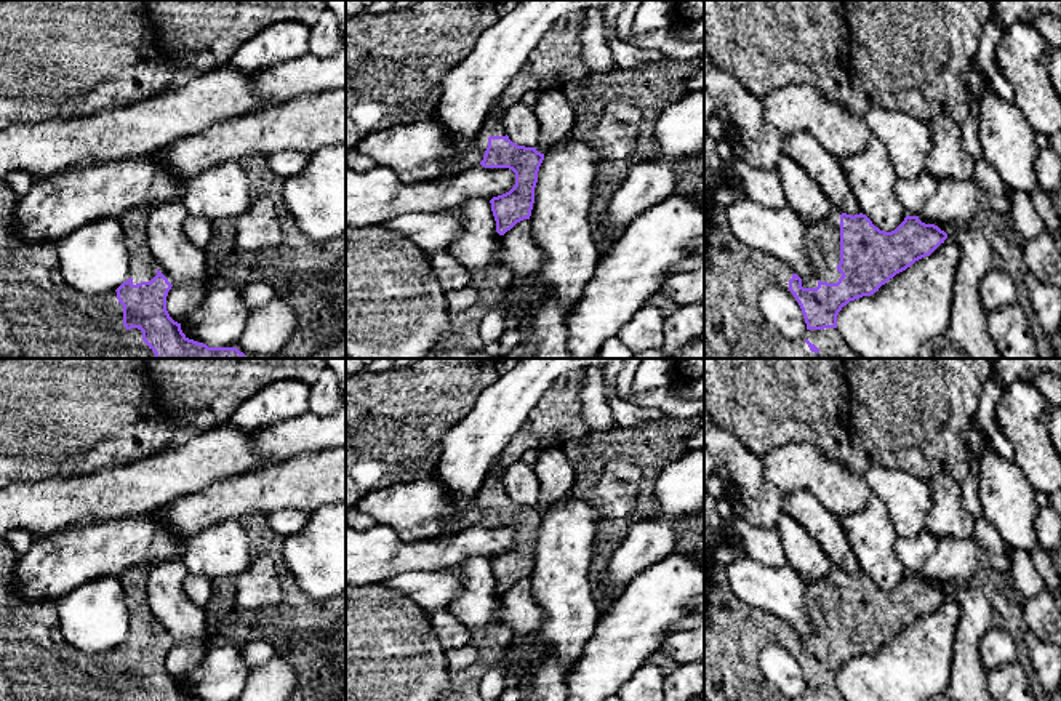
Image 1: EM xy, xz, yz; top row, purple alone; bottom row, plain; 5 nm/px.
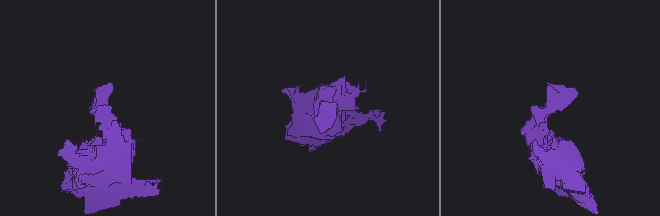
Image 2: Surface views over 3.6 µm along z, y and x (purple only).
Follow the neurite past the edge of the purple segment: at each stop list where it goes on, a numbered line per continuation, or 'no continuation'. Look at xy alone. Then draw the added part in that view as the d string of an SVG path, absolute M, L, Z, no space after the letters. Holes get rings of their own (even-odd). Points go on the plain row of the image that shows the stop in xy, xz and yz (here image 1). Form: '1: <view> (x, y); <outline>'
1: xy (36, 663); M0 538L0 701L144 701L141 688L125 687L117 650L101 655L75 650L62 639L56 600L21 597L14 575L19 559L6 539Z

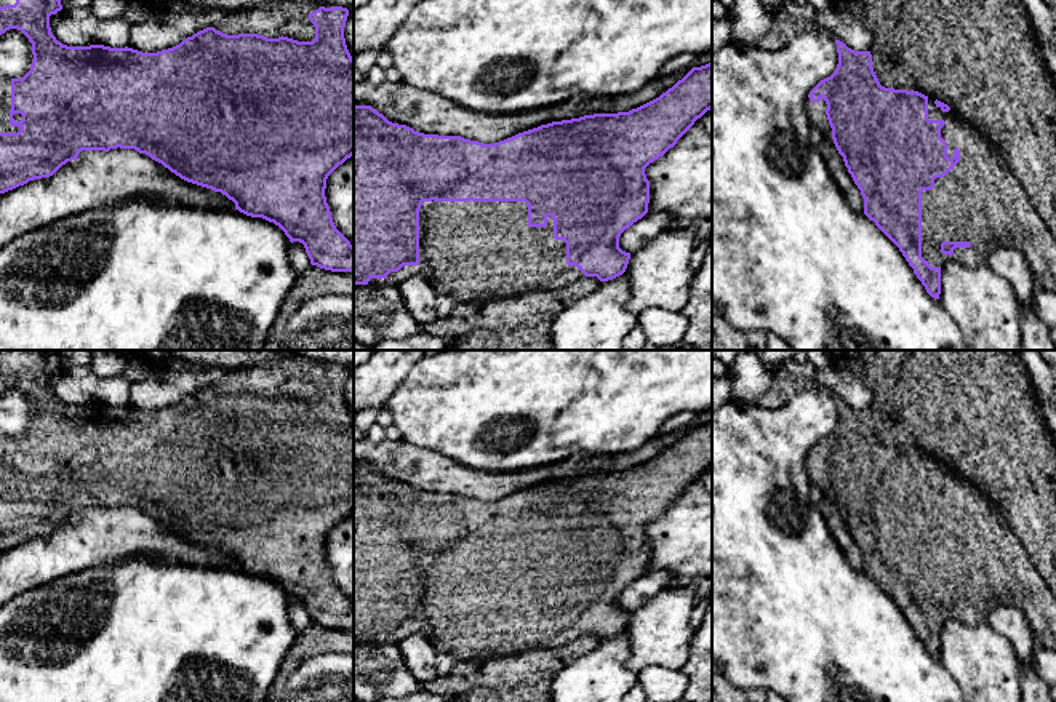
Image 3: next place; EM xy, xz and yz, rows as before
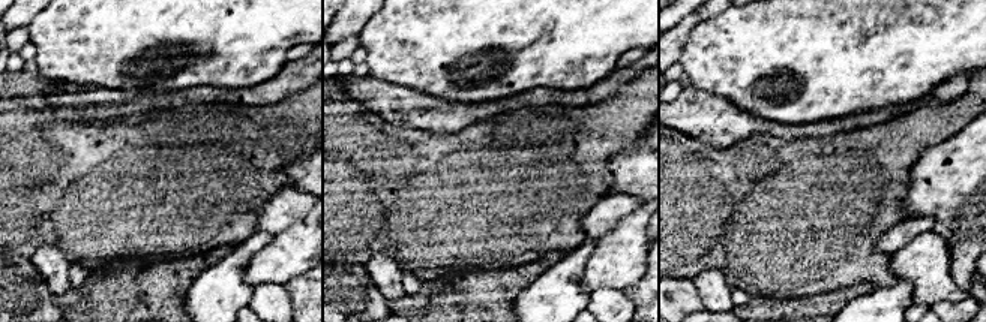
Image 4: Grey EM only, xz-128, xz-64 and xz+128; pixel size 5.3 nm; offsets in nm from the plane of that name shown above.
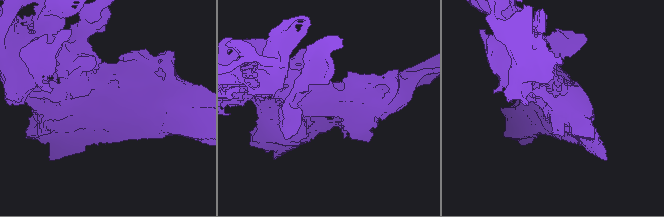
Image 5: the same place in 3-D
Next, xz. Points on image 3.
1: xz (476, 610); M422 560L419 568L419 622L403 624L386 636L371 636L368 643L395 643L411 633L426 635L437 652L446 652L454 660L488 660L538 649L566 646L586 633L566 622L566 601L554 596L554 577L546 585L528 584L528 563L525 560Z

